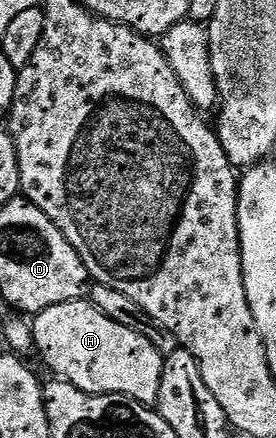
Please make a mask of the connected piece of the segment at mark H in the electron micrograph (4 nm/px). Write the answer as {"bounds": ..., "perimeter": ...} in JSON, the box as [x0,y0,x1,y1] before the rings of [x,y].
{"bounds":[31,300,164,407],"perimeter":[[[90,300],[57,303],[57,307],[45,307],[45,311],[34,314],[31,321],[31,334],[35,340],[34,352],[52,369],[56,378],[70,383],[86,393],[104,393],[105,395],[125,395],[151,407],[159,400],[161,375],[163,374],[164,354],[159,352],[145,335],[137,335],[137,331],[129,331],[129,327],[121,327],[121,323],[113,323],[109,315],[91,304]]]}

